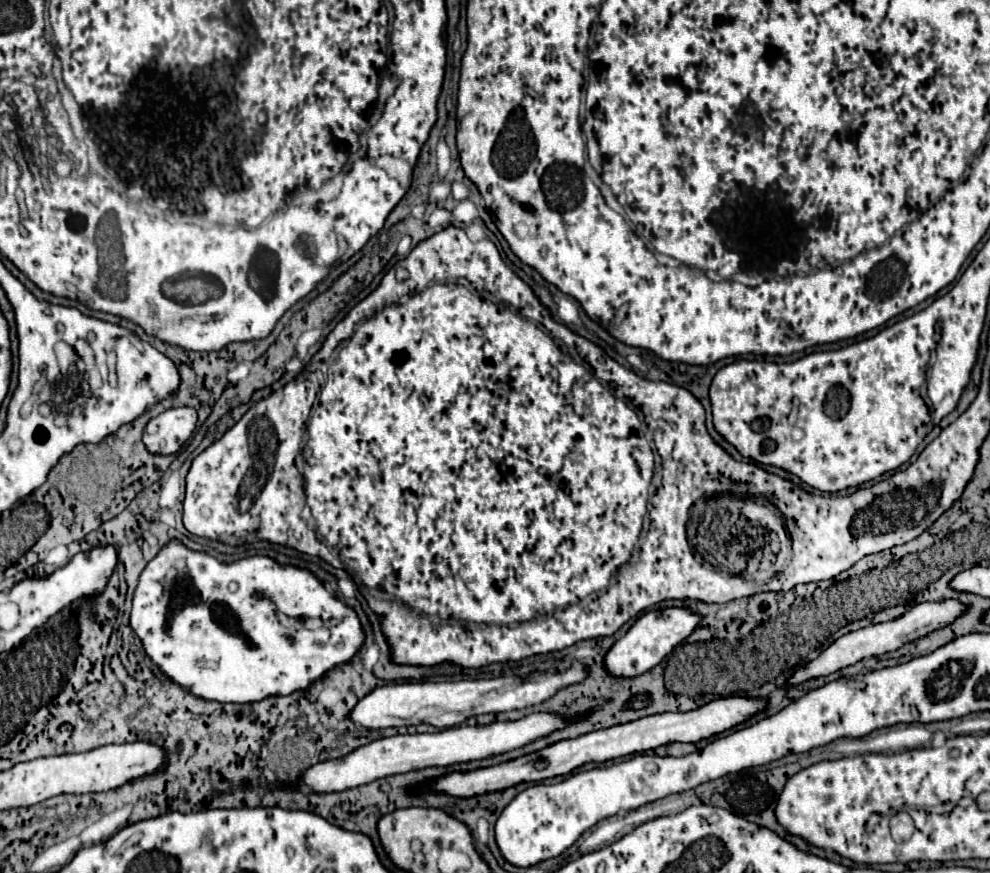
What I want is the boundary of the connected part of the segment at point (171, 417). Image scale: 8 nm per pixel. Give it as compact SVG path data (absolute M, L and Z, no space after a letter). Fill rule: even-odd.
M171 408L151 418L143 432L143 444L151 454L177 454L197 428L197 412L193 408Z

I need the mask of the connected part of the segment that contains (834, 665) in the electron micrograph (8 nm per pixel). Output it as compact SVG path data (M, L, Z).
M941 600L941 602L923 602L923 604L917 604L913 606L907 614L903 614L901 618L897 620L891 620L891 622L881 622L881 624L873 624L869 628L861 628L857 632L849 632L845 636L841 636L839 640L835 640L827 650L823 650L819 654L819 658L815 658L811 664L807 664L805 668L801 668L799 672L795 672L791 676L791 686L799 684L799 682L805 682L809 678L817 678L817 676L827 676L831 672L837 672L845 666L851 666L851 664L857 664L859 660L863 658L869 658L869 656L881 656L881 654L887 654L887 652L893 652L909 642L915 642L935 630L941 630L949 624L953 624L959 616L963 616L965 612L969 610L967 604L959 602L959 600Z

